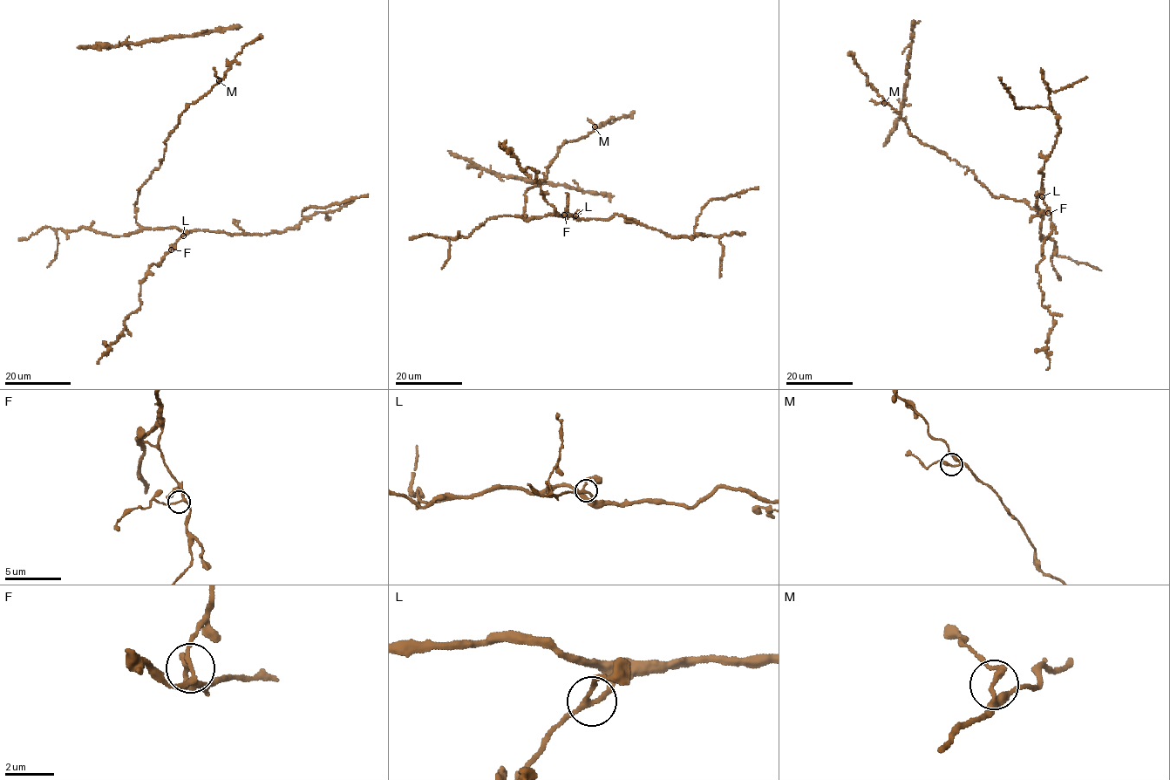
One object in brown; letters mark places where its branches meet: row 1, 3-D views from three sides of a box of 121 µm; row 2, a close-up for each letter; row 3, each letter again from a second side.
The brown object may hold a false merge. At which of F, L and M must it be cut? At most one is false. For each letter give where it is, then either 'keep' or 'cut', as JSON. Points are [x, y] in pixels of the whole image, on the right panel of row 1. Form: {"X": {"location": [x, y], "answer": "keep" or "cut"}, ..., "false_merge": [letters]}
{"F": {"location": [1048, 213], "answer": "keep"}, "L": {"location": [1042, 196], "answer": "keep"}, "M": {"location": [884, 103], "answer": "keep"}, "false_merge": []}

